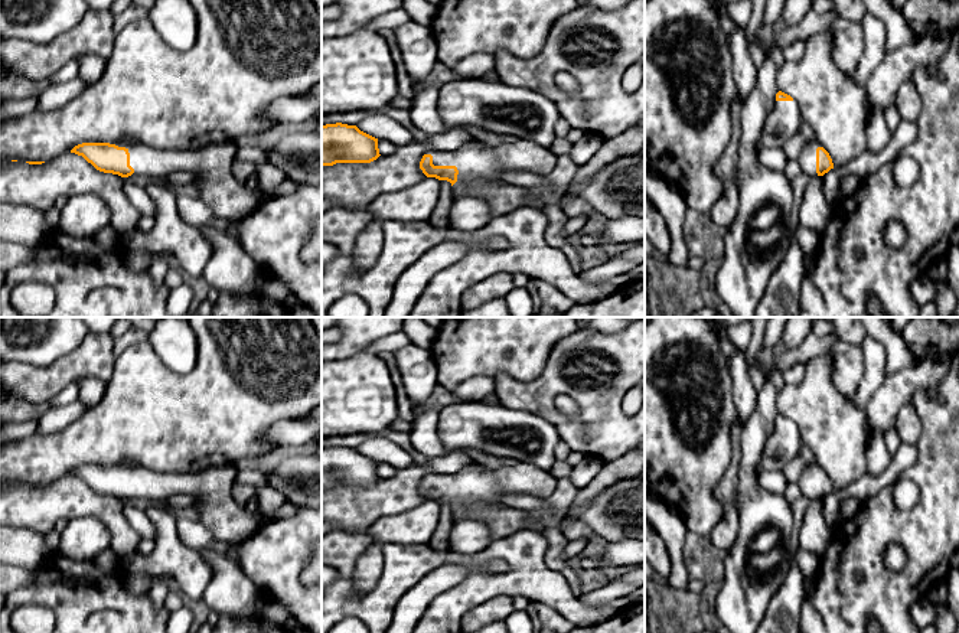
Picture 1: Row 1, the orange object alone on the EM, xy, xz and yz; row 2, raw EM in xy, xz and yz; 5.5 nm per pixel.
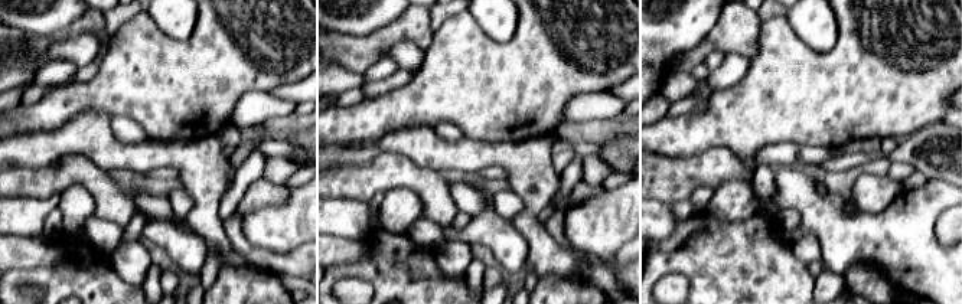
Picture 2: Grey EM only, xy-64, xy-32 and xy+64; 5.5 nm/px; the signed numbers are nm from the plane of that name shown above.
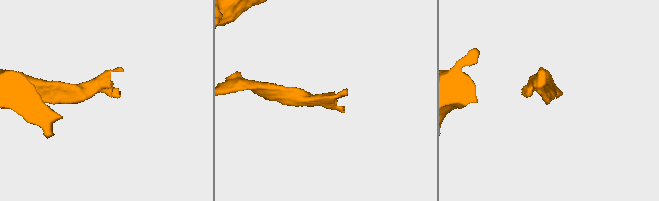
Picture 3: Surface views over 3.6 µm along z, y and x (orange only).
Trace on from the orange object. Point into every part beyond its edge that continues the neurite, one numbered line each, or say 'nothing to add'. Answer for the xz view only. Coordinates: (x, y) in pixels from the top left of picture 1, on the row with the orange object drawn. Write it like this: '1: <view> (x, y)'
1: xz (476, 162)

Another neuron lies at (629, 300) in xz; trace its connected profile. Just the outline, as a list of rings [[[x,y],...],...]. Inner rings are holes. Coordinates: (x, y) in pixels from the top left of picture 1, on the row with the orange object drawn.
[[[645,280],[623,284],[604,298],[575,303],[564,317],[645,317]]]

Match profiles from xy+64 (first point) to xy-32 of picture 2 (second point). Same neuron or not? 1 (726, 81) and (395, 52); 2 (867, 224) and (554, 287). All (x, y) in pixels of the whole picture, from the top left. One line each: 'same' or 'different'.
1: same
2: different

